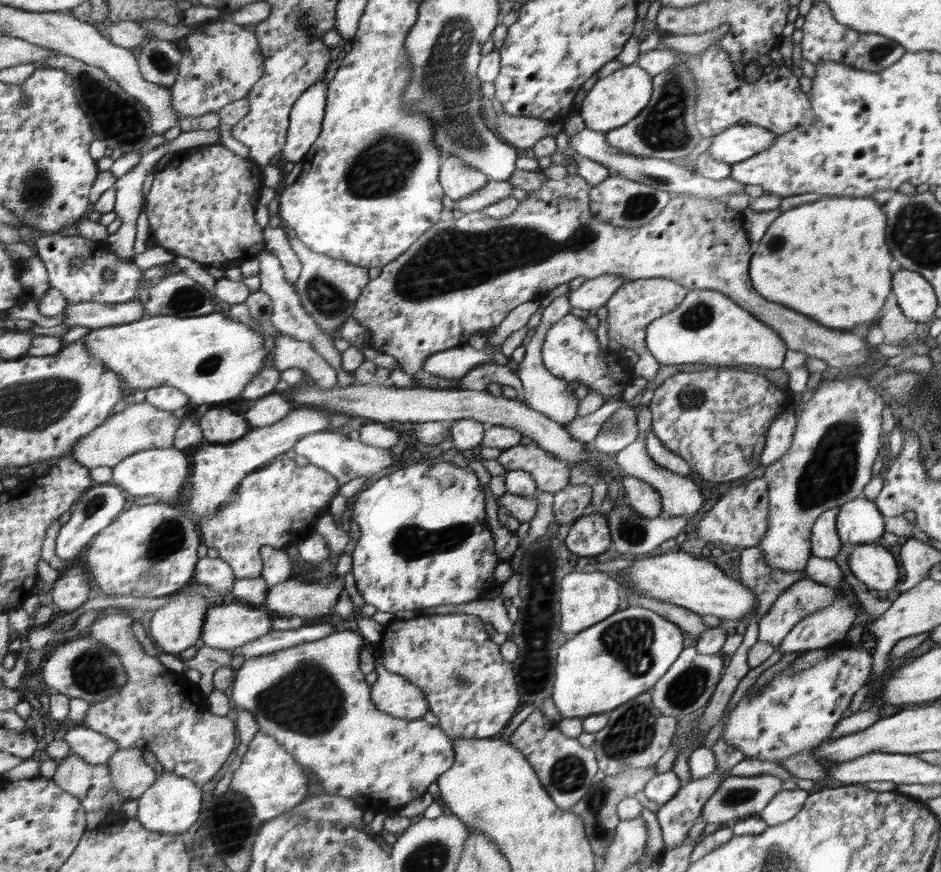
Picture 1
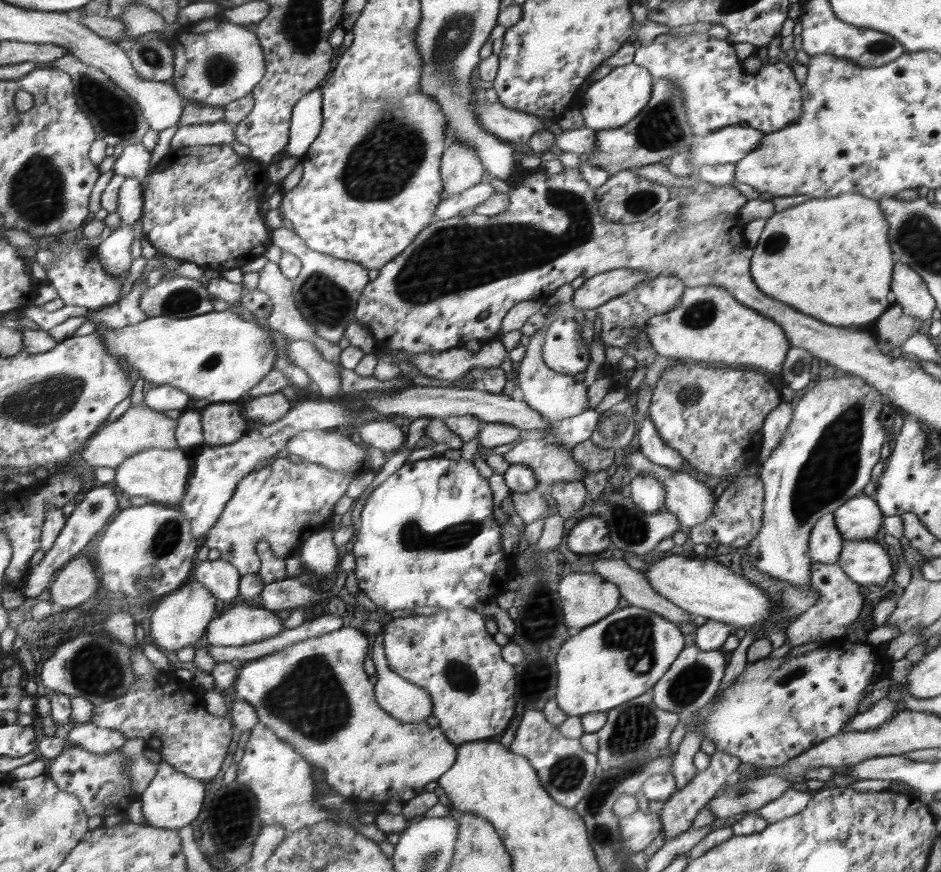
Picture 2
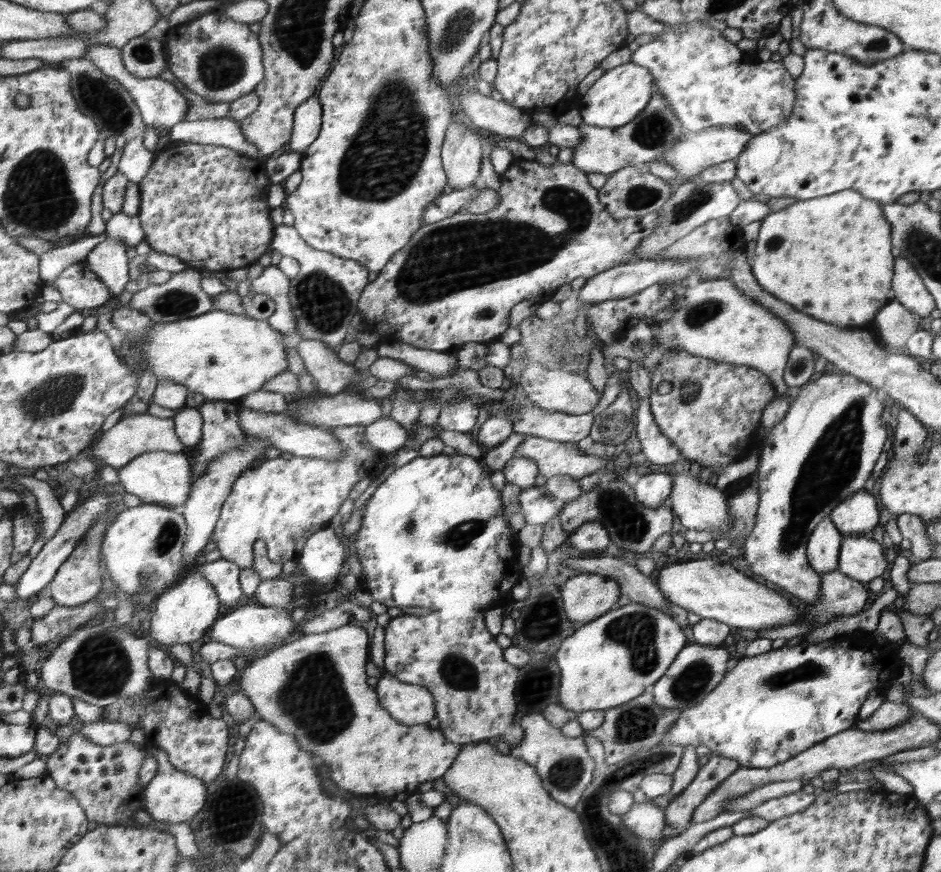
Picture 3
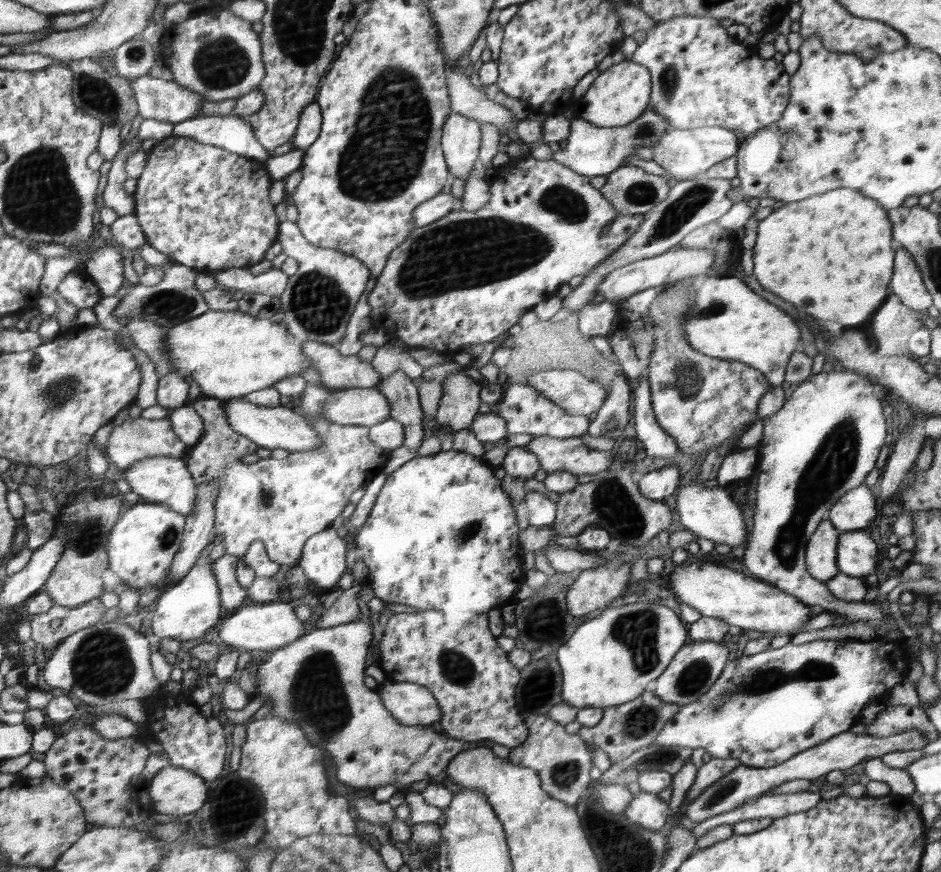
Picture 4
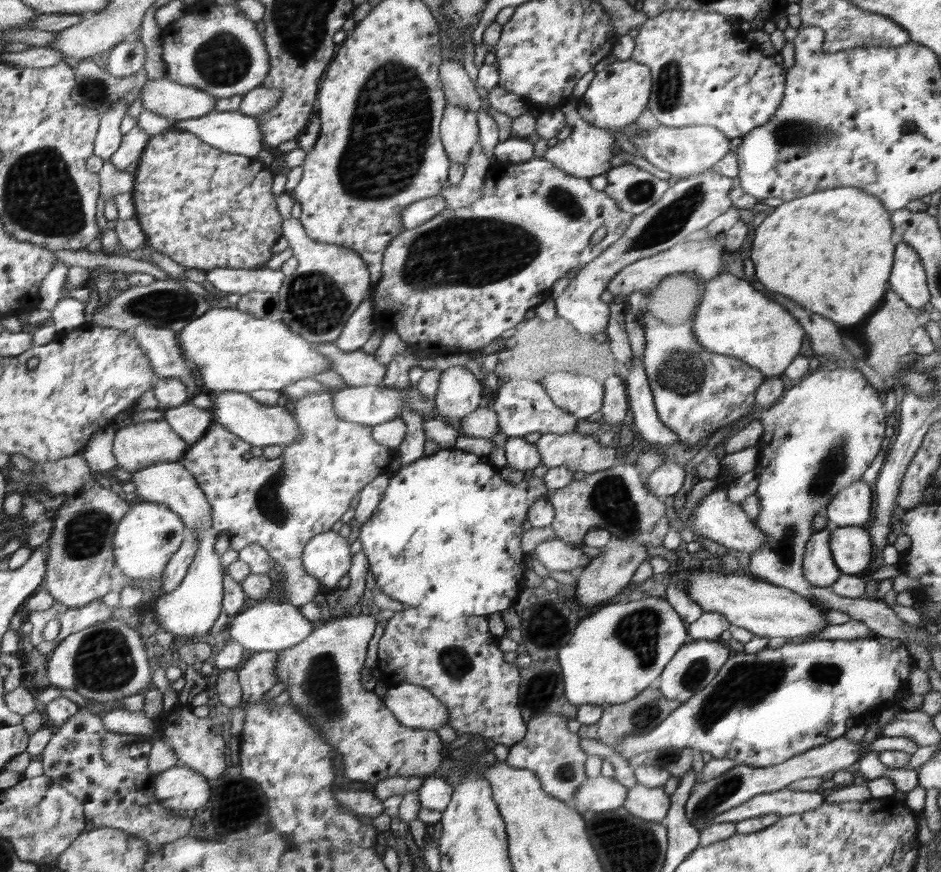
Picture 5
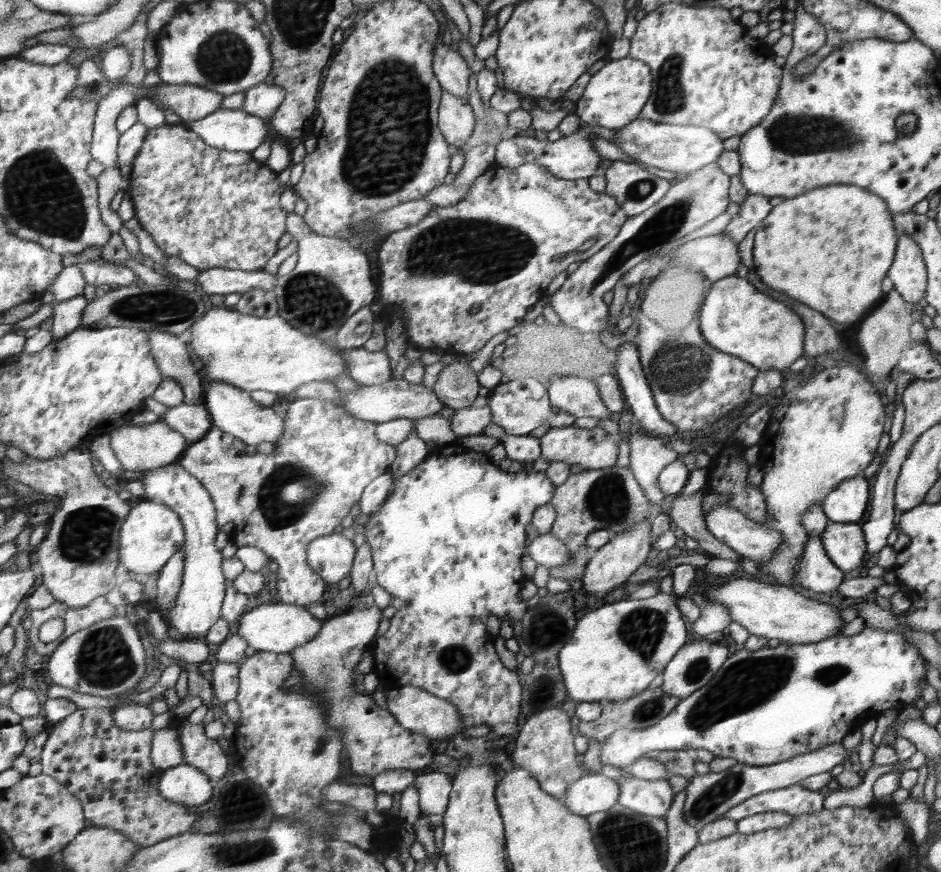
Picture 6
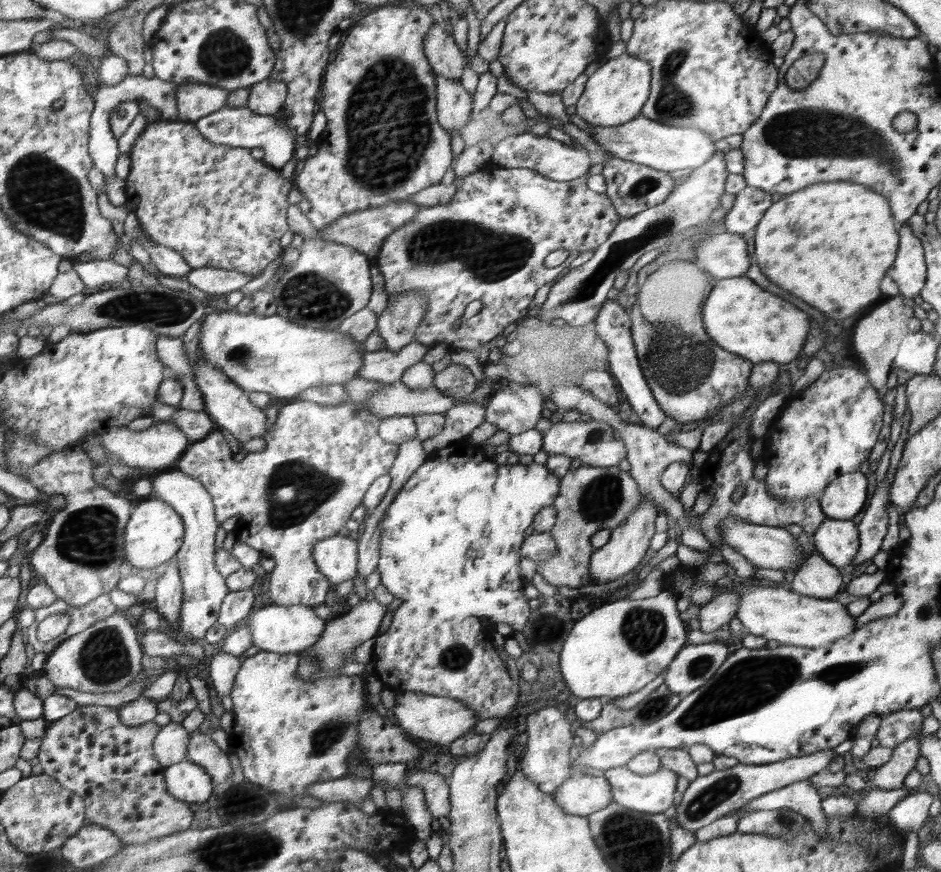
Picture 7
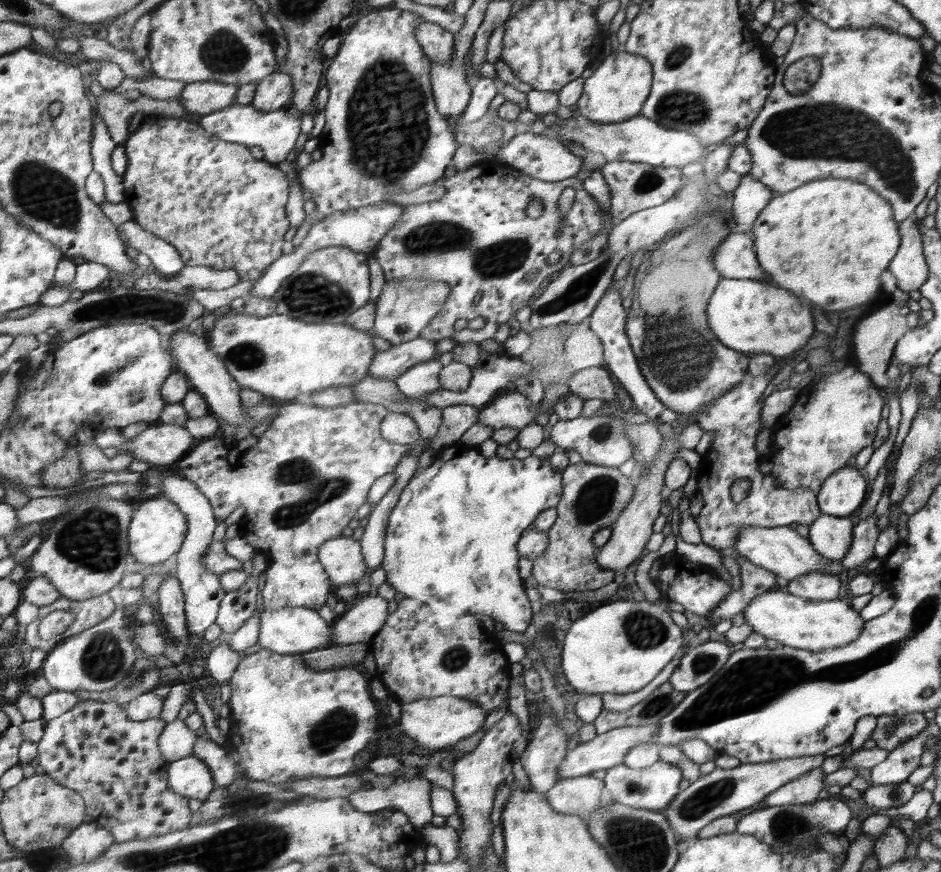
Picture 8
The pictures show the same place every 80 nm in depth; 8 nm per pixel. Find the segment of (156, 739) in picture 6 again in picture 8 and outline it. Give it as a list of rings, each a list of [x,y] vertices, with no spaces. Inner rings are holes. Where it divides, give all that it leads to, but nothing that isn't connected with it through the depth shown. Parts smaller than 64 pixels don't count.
[[[175,719],[166,723],[157,745],[162,756],[168,762],[174,762],[191,754],[199,732],[194,732],[184,724],[184,720]]]

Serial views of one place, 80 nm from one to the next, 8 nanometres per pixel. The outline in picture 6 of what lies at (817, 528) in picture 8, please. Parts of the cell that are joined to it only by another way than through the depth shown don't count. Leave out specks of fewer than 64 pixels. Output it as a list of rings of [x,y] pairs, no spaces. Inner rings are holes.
[[[830,522],[819,536],[827,555],[840,570],[865,567],[867,560],[863,528],[857,523]]]

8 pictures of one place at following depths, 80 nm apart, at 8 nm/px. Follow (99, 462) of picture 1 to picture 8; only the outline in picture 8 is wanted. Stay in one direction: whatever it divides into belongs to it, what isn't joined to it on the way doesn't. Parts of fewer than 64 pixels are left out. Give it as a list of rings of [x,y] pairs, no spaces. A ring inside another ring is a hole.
[[[149,424],[149,427],[135,439],[126,439],[122,429],[111,428],[96,431],[96,443],[100,448],[116,447],[120,453],[132,452],[135,460],[148,460],[150,466],[160,467],[179,462],[194,448],[196,438],[185,427],[174,424]]]

